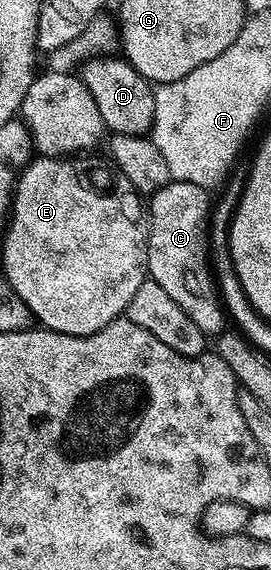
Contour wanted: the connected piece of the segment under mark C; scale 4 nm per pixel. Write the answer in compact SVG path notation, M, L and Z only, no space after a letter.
M170 180L163 187L157 189L148 201L148 224L150 234L146 240L148 259L146 272L149 280L160 283L165 293L176 303L180 303L180 311L200 327L200 331L207 335L217 335L227 328L228 317L224 312L218 286L214 284L214 275L210 268L210 255L208 252L208 222L212 212L212 197L204 187L196 187L196 183Z

